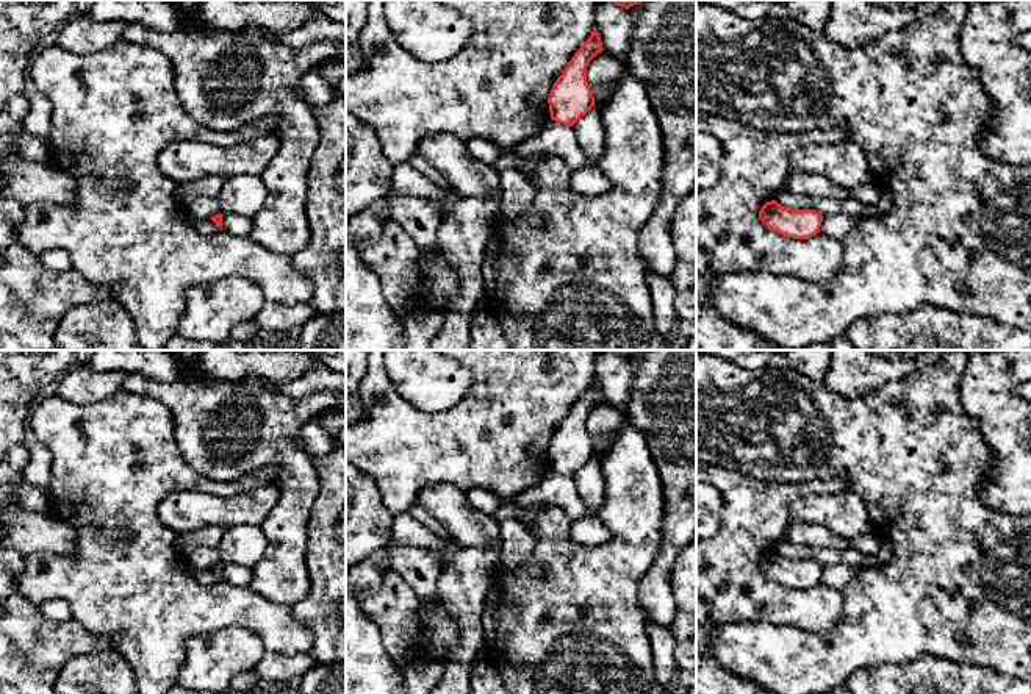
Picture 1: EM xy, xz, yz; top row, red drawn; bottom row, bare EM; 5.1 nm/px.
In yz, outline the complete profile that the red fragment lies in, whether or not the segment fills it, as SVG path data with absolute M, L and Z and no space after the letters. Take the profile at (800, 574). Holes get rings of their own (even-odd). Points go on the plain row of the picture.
M776 550L767 552L759 569L773 581L793 589L809 589L820 583L823 566L812 560L792 560Z

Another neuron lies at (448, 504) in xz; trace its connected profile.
M430 485L418 494L416 503L444 525L451 539L463 549L502 542L501 524L491 514L474 508L466 492L455 485Z

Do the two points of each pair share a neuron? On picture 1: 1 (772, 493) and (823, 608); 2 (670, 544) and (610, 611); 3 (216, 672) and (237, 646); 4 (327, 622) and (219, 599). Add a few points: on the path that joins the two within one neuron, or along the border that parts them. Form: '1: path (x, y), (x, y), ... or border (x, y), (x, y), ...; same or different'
1: path (751, 530), (751, 574), (786, 607); same
2: border (662, 540), (639, 583), (645, 610); different
3: path (216, 666), (230, 652); same
4: border (290, 607), (294, 618), (312, 632), (313, 646); different

